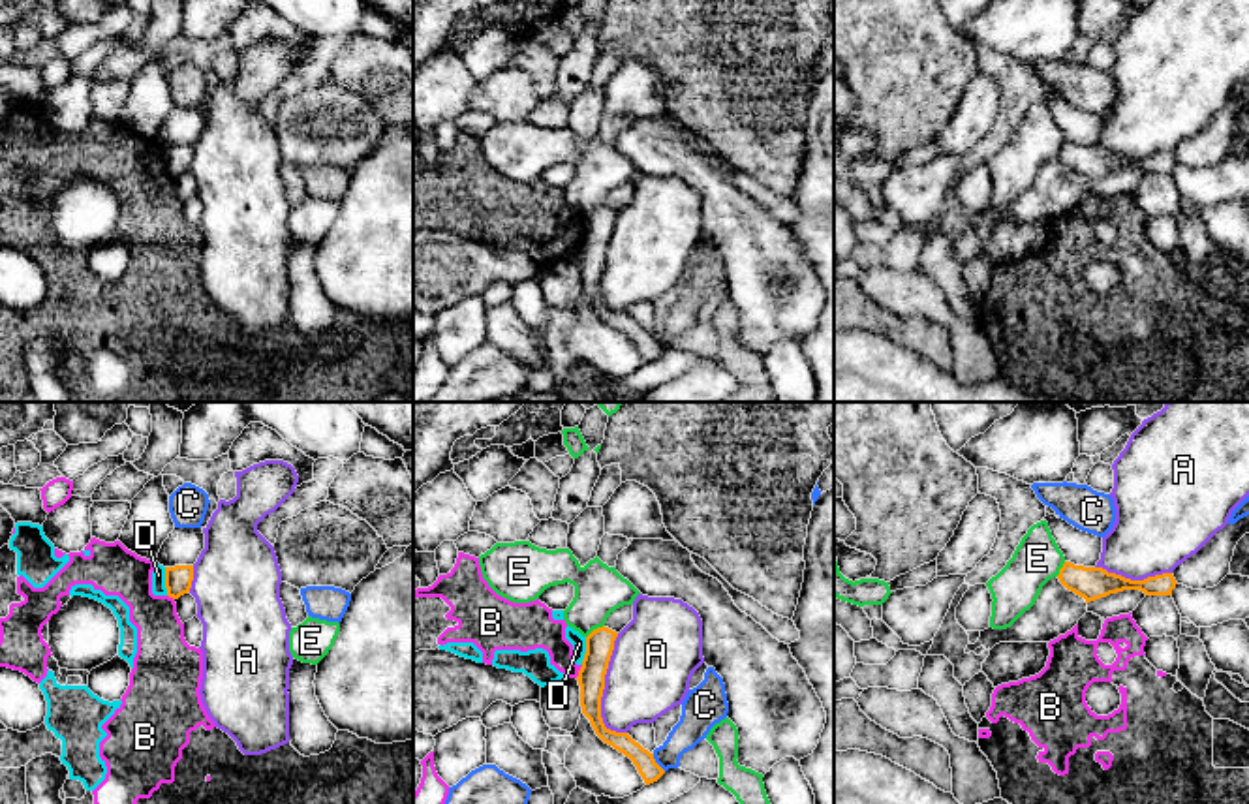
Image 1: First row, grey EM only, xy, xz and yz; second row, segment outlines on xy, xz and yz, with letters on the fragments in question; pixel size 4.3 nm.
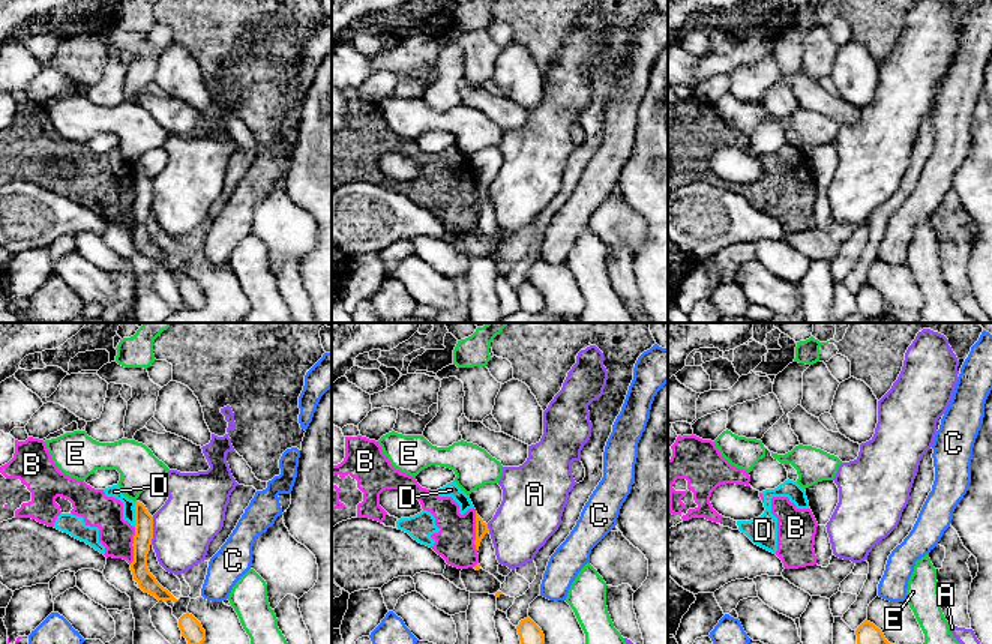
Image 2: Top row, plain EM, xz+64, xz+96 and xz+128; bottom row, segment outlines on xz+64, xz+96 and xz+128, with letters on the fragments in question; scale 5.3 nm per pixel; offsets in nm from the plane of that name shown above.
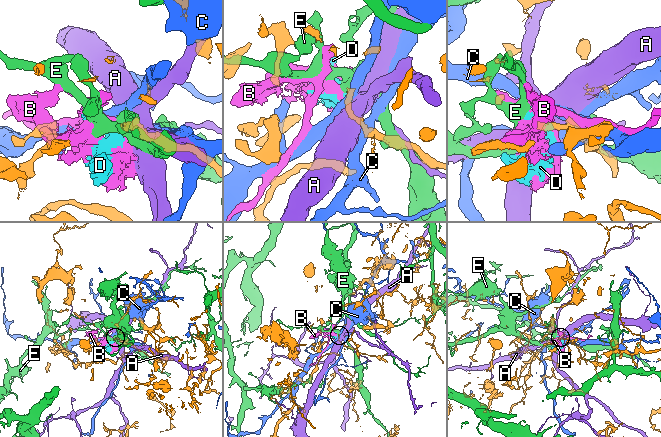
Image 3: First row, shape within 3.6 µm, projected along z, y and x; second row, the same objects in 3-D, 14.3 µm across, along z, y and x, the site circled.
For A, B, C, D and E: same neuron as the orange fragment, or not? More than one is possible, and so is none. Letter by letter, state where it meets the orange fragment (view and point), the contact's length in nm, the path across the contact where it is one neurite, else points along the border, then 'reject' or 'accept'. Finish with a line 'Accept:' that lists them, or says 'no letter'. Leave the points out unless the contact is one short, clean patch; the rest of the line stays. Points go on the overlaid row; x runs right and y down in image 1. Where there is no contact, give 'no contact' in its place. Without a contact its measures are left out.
A: xz (603, 688) | 440 nm | reject
B: xz (579, 671) | 70 nm | reject
C: xz (656, 763) | 100 nm | reject
D: xy (166, 581) | 120 nm | along xy (164, 568), (168, 594) | reject
E: xz (594, 630) | 100 nm | reject
Accept: no letter

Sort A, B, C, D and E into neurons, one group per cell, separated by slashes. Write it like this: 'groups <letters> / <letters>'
groups A / B D / C / E

